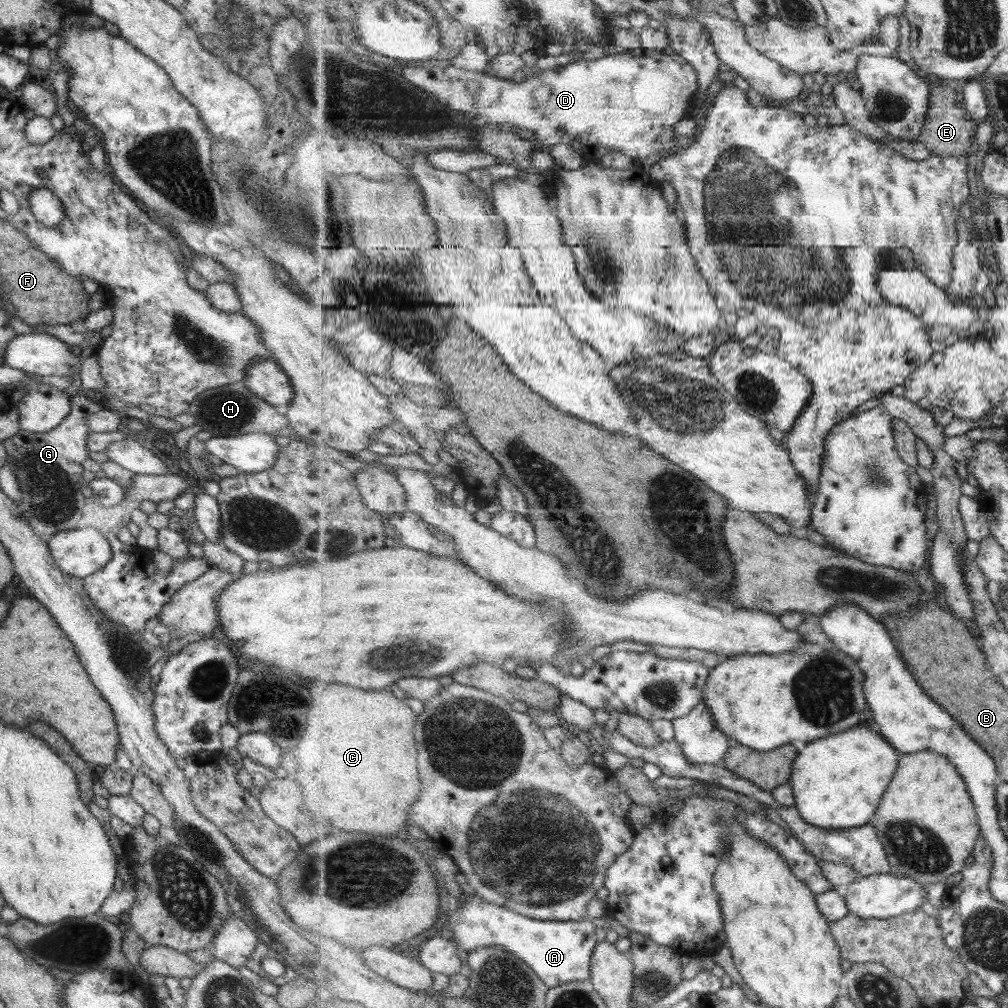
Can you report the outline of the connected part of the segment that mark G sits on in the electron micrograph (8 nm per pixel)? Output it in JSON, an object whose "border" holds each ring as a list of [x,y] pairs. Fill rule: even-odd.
{"border":[[[84,391],[67,395],[70,409],[57,426],[45,433],[19,429],[13,436],[1,441],[19,483],[20,514],[31,531],[44,539],[57,532],[75,528],[82,514],[86,499],[79,489],[83,483],[81,464],[87,457],[85,439],[89,431],[88,418],[102,408],[96,399],[87,397]]]}

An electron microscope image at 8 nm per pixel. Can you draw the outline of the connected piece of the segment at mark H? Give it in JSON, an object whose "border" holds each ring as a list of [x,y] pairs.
{"border":[[[243,381],[224,384],[202,390],[187,403],[187,414],[191,414],[200,430],[212,437],[227,437],[232,435],[261,432],[273,437],[287,437],[288,420],[283,414],[277,413],[270,404],[253,394]]]}

